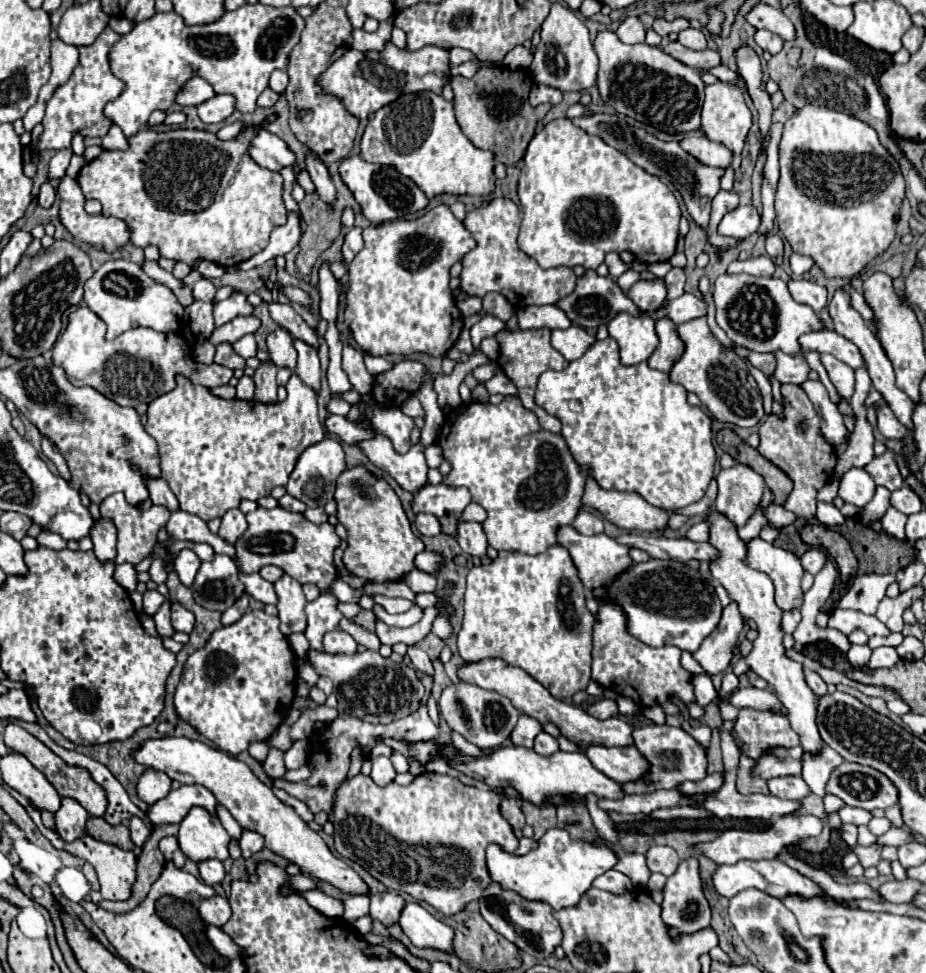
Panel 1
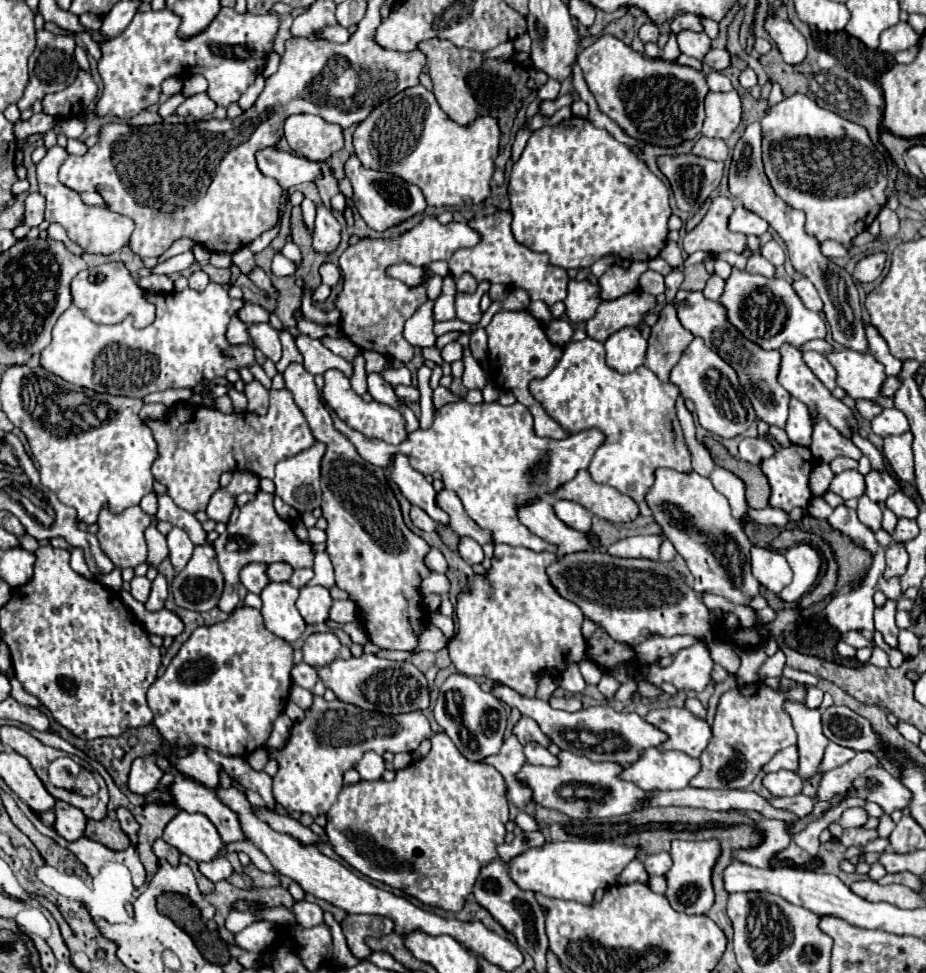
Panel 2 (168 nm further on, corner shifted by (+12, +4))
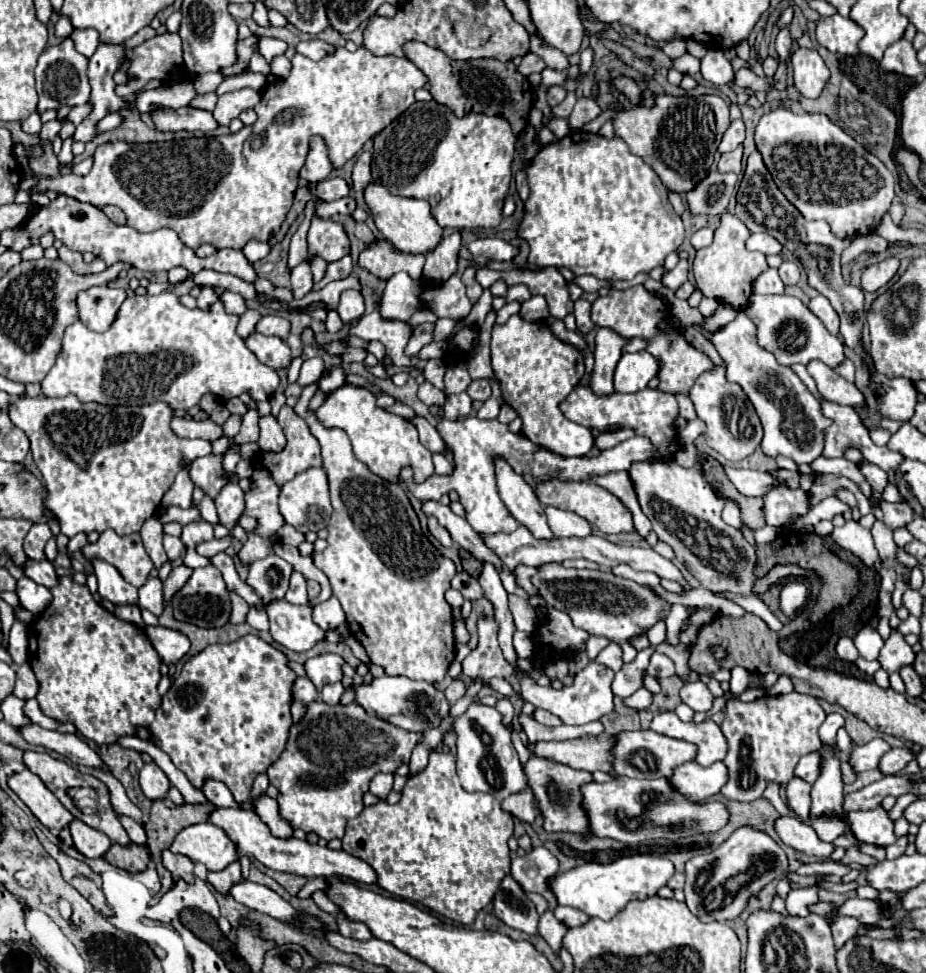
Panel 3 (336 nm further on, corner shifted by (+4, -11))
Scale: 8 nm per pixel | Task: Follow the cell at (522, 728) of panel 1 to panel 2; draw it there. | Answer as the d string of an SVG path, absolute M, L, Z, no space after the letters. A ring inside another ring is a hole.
M522 718L516 726L514 726L514 734L518 736L520 744L528 744L528 742L538 742L540 746L548 748L552 744L552 740L540 730L540 726L532 720L532 718Z

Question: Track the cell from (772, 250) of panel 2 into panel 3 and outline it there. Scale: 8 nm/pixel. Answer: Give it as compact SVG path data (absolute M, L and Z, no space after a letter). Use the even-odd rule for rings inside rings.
M784 261L780 267L778 267L778 271L780 271L780 279L786 283L786 285L796 285L798 283L798 279L800 279L800 269L798 269L798 265L794 263L794 261Z

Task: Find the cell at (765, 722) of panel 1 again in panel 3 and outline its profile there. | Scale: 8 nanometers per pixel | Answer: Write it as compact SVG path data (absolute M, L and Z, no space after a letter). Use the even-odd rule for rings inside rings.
M802 693L788 695L768 695L756 699L756 727L752 725L752 717L740 709L730 709L730 725L722 727L722 733L728 741L728 755L722 761L728 767L728 781L722 787L722 797L728 801L754 801L758 799L768 783L786 785L792 779L792 771L800 757L820 751L822 741L818 737L818 727L826 719L824 709L818 705L818 699Z

